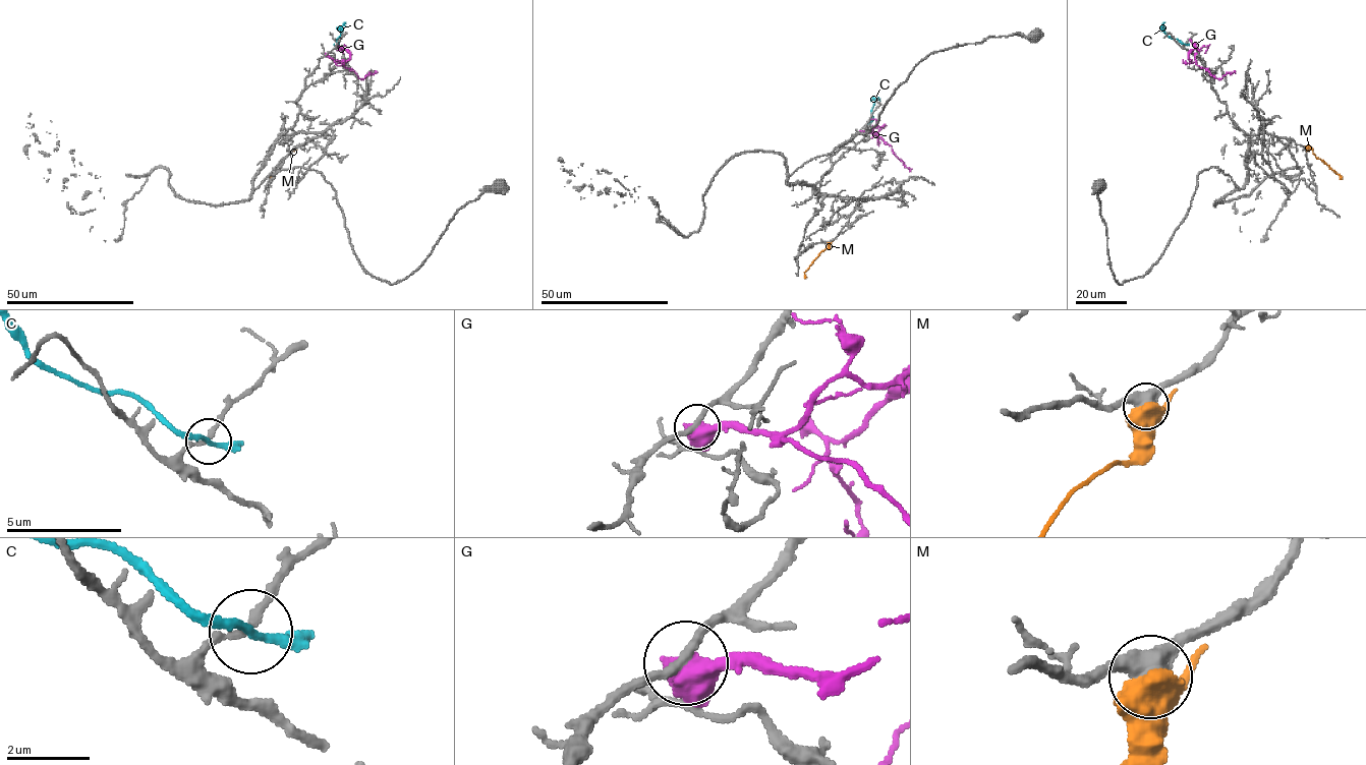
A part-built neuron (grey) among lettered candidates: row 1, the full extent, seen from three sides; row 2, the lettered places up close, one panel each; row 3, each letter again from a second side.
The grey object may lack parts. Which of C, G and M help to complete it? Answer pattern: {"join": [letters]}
{"join": []}

